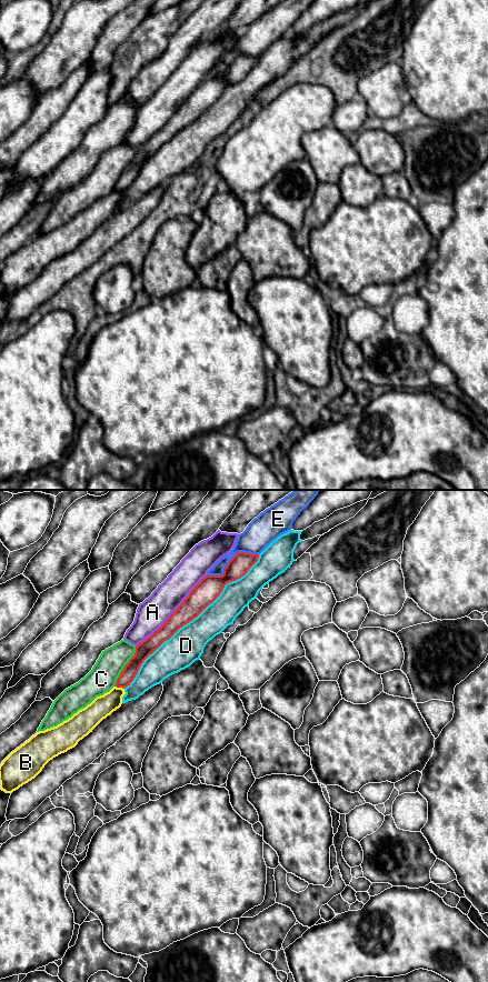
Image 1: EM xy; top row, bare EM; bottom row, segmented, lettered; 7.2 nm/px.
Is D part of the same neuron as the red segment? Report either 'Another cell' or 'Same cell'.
Another cell

